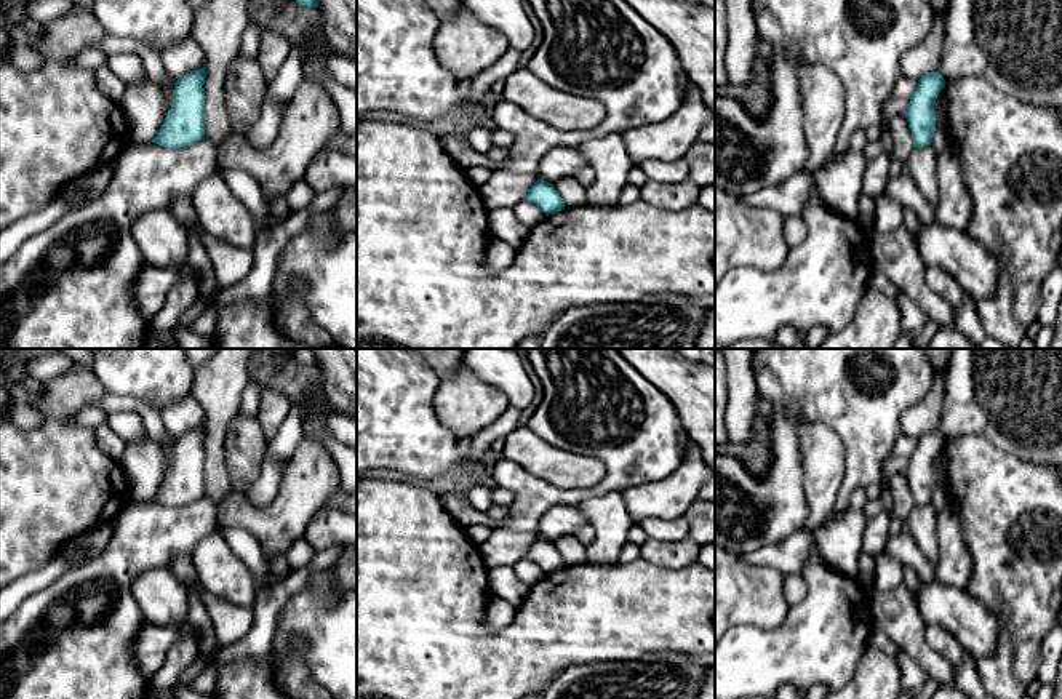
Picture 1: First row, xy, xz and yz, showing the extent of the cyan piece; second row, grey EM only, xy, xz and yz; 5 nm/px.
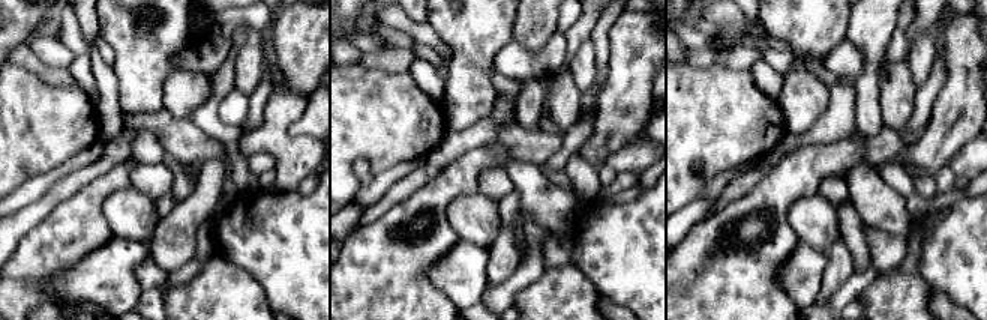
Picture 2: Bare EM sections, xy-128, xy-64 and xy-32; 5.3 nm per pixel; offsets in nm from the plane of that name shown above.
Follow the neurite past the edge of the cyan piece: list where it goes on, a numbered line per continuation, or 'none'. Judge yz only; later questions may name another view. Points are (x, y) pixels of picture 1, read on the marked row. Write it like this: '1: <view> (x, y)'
none

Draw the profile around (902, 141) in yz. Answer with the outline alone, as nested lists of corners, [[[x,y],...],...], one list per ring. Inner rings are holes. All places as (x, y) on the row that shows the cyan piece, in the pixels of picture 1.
[[[905,115],[896,117],[891,122],[891,139],[892,139],[891,158],[897,163],[908,165],[915,146]]]

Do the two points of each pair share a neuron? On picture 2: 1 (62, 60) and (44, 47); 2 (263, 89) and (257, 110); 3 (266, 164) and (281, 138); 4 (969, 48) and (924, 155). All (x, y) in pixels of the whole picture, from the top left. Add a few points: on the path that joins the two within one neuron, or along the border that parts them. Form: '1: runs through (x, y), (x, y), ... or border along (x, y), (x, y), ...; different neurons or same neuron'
1: runs through (57, 56), (48, 48); same neuron
2: runs through (261, 93), (257, 105); same neuron
3: border along (248, 156), (257, 152), (269, 152), (278, 163); different neurons
4: runs through (963, 75), (962, 104), (945, 128); same neuron

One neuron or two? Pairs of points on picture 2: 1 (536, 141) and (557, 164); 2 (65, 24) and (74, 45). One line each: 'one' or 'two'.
1: two
2: one

